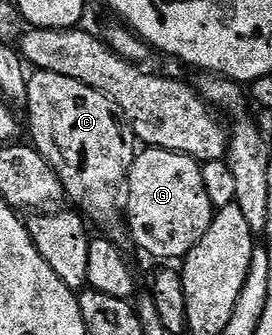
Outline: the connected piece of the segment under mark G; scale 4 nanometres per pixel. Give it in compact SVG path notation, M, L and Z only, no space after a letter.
M142 147L127 181L127 224L133 240L149 256L161 262L181 262L207 234L215 209L203 186L201 164L171 150Z

